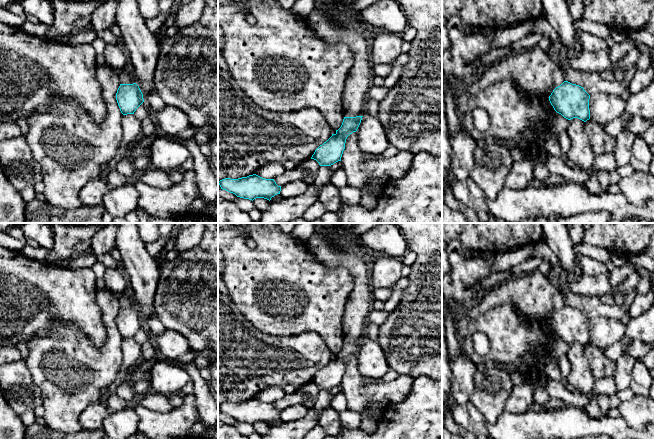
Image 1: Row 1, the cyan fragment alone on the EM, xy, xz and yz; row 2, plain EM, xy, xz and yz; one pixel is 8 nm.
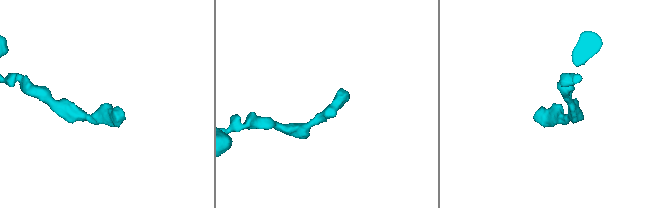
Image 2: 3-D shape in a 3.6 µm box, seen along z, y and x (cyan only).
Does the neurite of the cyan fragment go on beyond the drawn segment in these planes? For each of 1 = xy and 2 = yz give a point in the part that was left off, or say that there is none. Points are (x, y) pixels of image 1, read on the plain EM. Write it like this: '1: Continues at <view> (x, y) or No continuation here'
1: No continuation here
2: No continuation here

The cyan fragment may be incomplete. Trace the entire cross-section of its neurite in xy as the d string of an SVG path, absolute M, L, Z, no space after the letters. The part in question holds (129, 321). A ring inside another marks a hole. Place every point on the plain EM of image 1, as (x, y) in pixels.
M136 307L120 308L116 317L116 324L123 339L134 338L144 326L143 318Z

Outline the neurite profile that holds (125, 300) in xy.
M130 291L122 293L118 299L120 308L133 308L135 307L132 295Z

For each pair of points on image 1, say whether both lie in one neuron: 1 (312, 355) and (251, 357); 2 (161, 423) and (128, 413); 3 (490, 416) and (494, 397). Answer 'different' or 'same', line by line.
1: same
2: different
3: same

